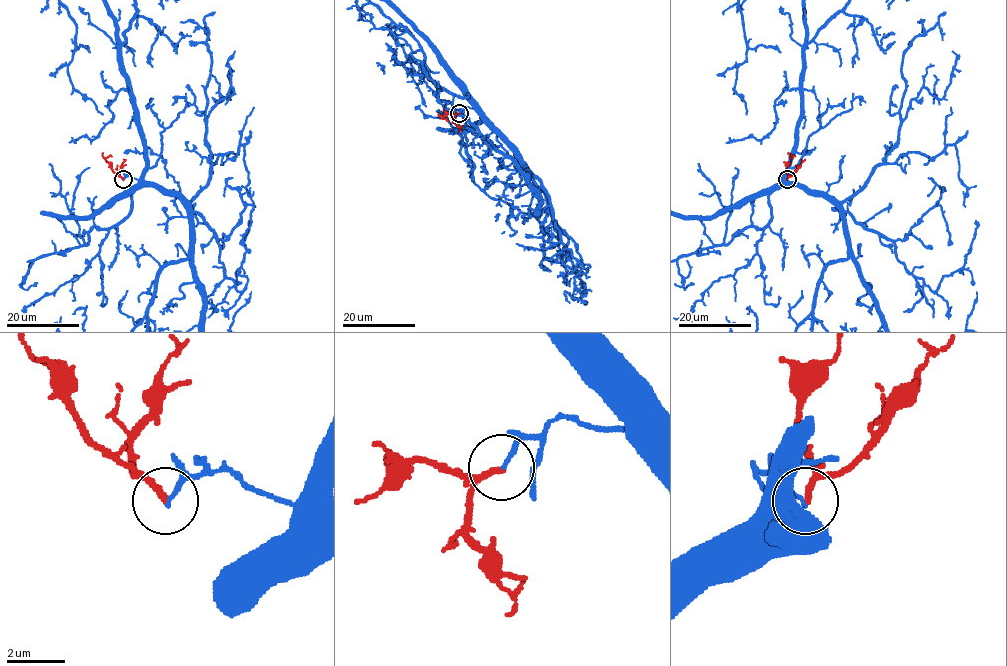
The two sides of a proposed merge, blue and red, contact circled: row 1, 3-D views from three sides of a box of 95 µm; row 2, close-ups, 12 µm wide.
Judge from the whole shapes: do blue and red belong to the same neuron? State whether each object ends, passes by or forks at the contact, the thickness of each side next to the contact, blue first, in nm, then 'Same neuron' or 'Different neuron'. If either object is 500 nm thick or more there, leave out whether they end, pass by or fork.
At the ring blue ends. At the ring red ends. Thickness 120 nm (blue) against 240 nm. Different neuron

